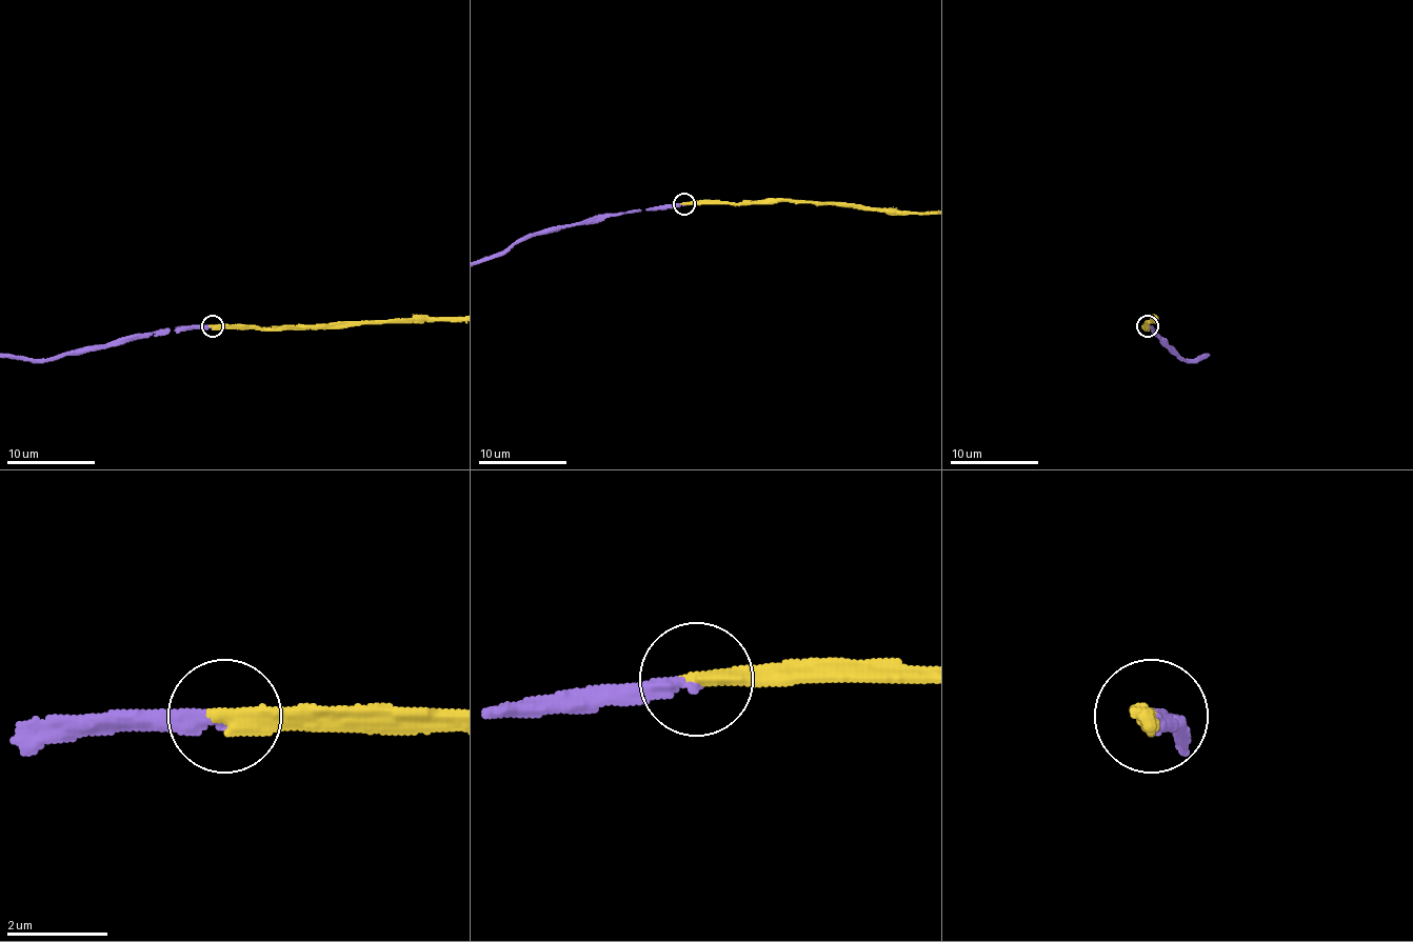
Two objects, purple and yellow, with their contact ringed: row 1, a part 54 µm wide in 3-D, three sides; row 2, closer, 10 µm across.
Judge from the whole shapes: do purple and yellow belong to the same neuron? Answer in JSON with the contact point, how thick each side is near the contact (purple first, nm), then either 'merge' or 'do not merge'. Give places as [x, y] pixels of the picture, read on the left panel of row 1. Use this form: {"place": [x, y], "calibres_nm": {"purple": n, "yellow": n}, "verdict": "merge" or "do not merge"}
{"place": [212, 326], "calibres_nm": {"purple": 280, "yellow": 360}, "verdict": "merge"}

